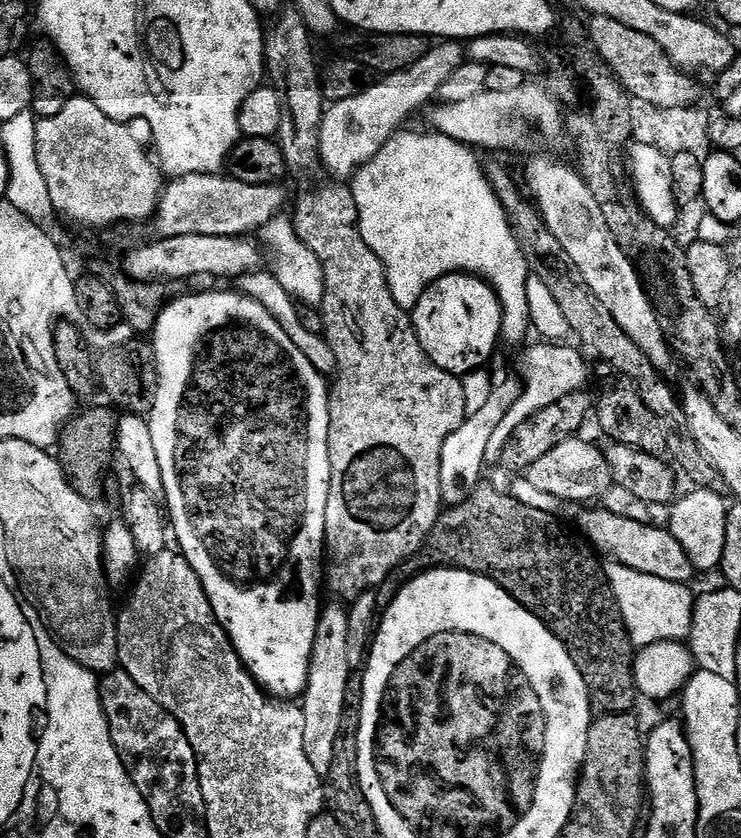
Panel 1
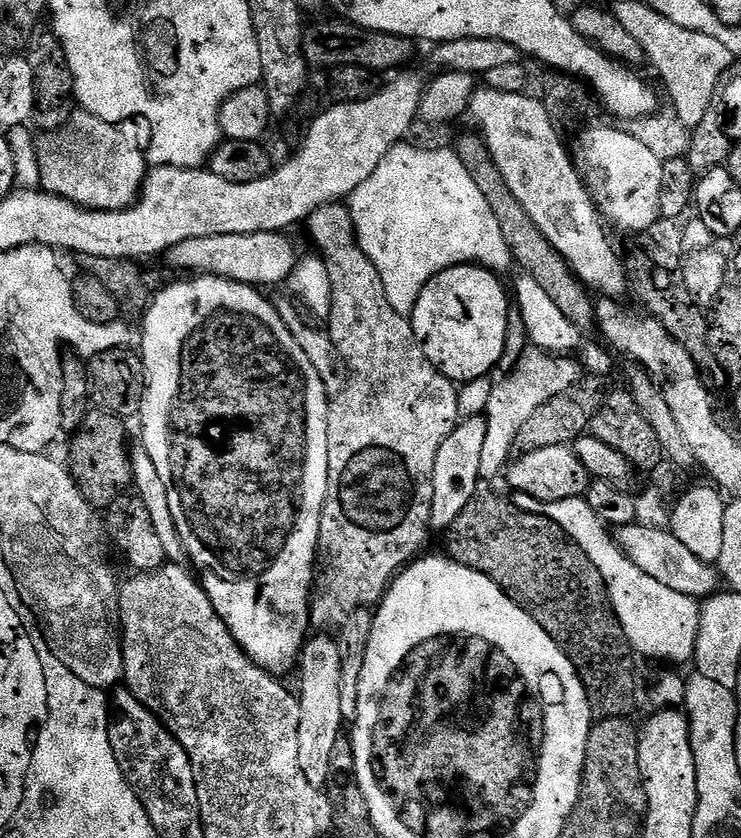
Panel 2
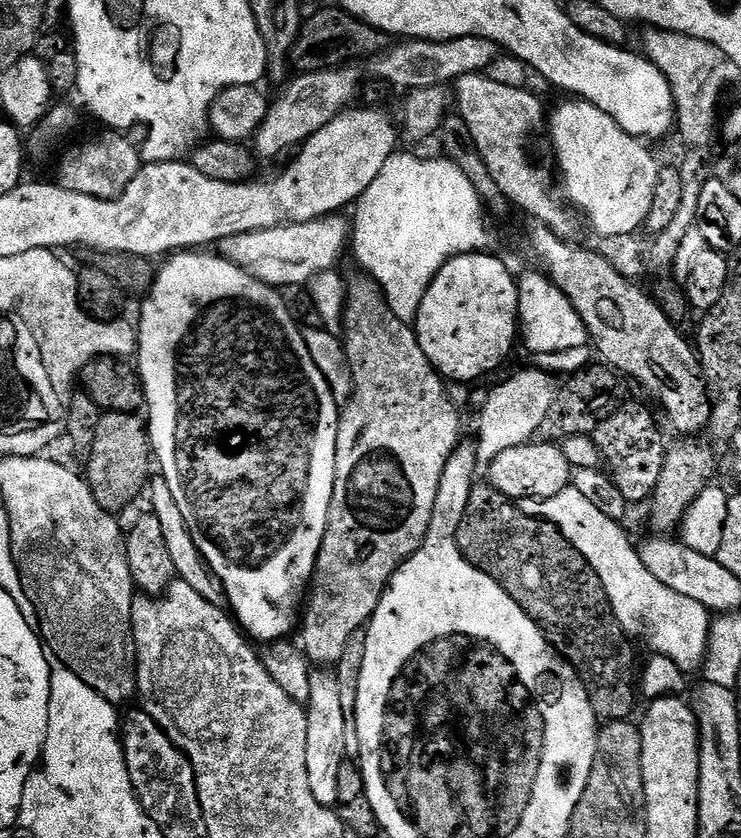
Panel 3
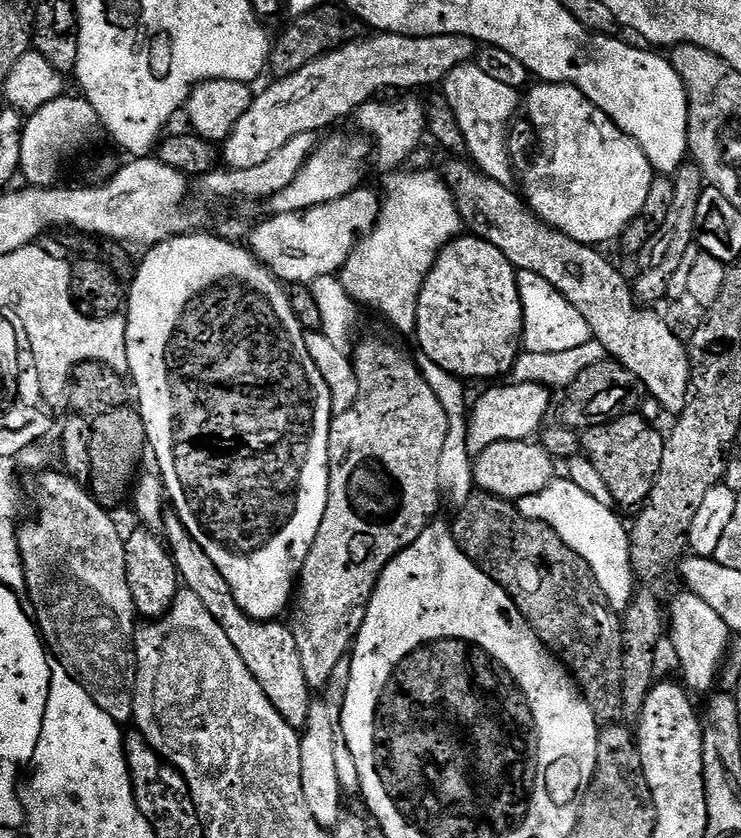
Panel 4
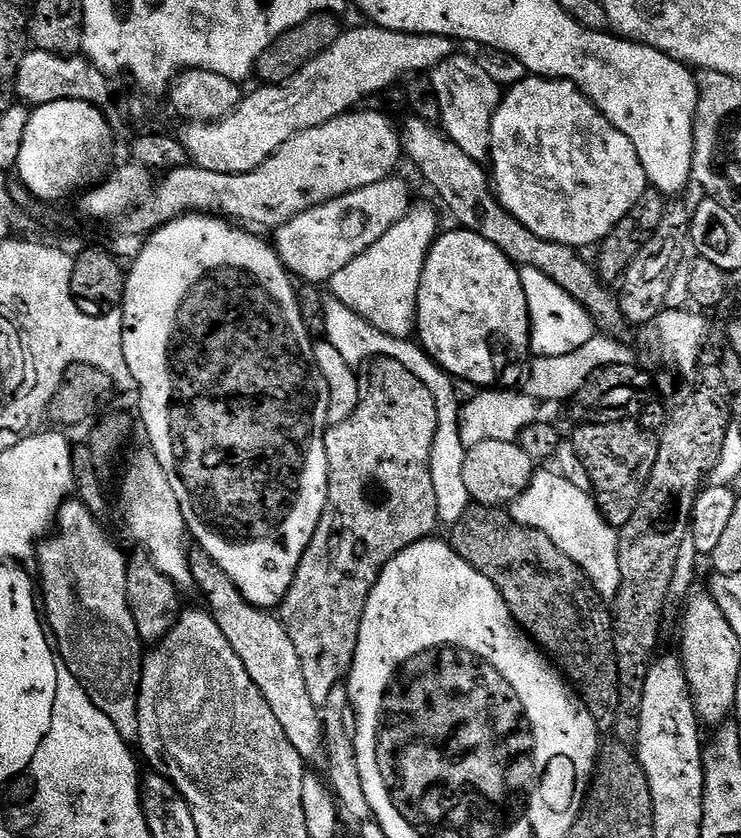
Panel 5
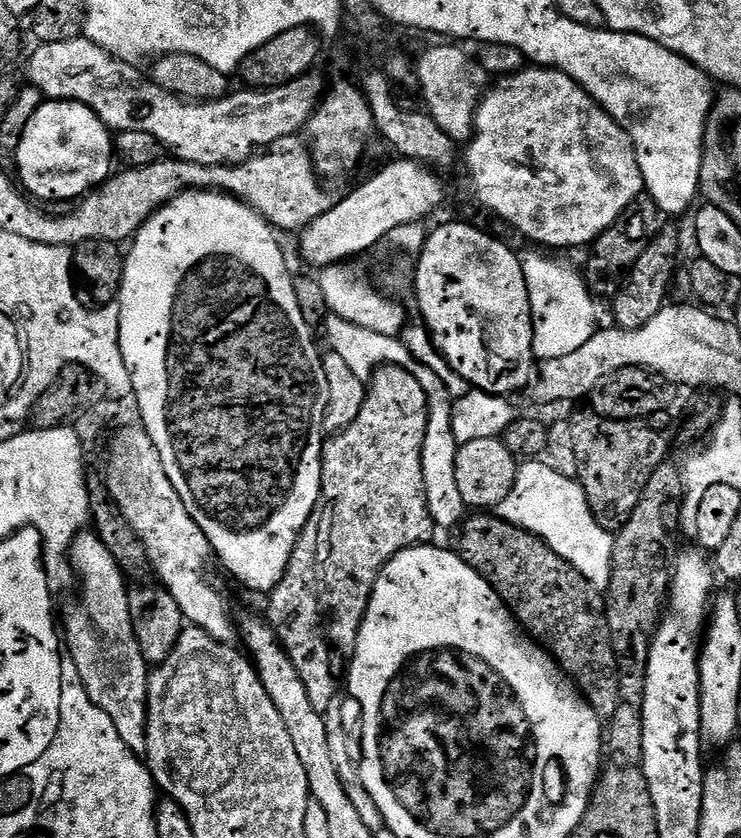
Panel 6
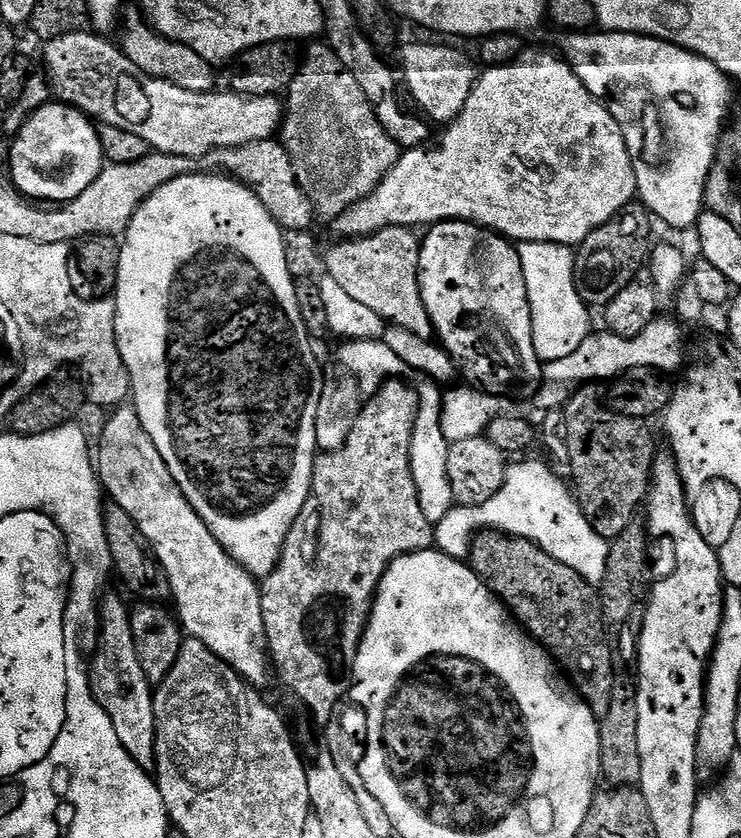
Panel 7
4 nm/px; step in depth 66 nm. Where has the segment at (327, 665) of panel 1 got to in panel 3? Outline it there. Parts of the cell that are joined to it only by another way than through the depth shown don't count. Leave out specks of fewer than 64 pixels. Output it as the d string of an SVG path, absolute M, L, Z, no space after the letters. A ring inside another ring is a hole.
M328 670L313 671L310 678L310 698L306 705L308 729L306 730L306 774L310 778L310 794L322 806L332 808L338 800L338 770L345 763L344 721L346 715L339 698L338 682Z

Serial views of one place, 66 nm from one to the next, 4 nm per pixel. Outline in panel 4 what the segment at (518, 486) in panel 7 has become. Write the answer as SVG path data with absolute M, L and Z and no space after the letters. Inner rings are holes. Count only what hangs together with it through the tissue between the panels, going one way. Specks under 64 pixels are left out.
M567 478L553 479L538 494L518 501L518 507L526 518L546 522L546 526L550 526L554 534L574 550L574 554L587 562L613 612L622 614L628 609L638 588L638 577L632 571L629 529L615 516L612 508L602 506L602 502L590 498L590 494L584 493Z

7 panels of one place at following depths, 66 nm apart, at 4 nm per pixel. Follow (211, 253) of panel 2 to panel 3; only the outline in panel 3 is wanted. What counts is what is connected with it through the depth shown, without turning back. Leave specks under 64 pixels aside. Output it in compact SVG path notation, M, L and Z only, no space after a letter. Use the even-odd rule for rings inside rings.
M333 214L301 224L283 224L266 230L243 232L219 241L218 252L246 270L246 274L258 278L258 282L269 284L277 290L304 286L318 274L333 271L340 255L346 252L350 240L350 224L342 217Z

